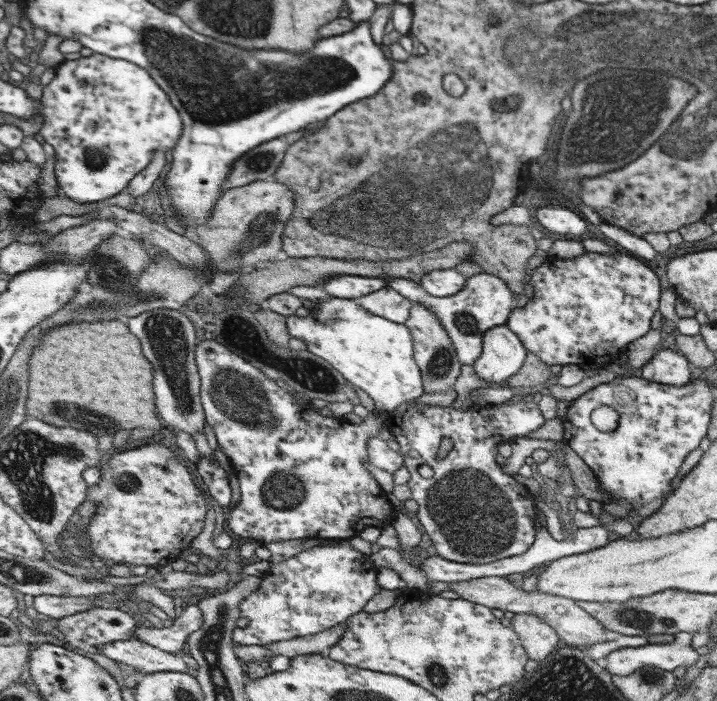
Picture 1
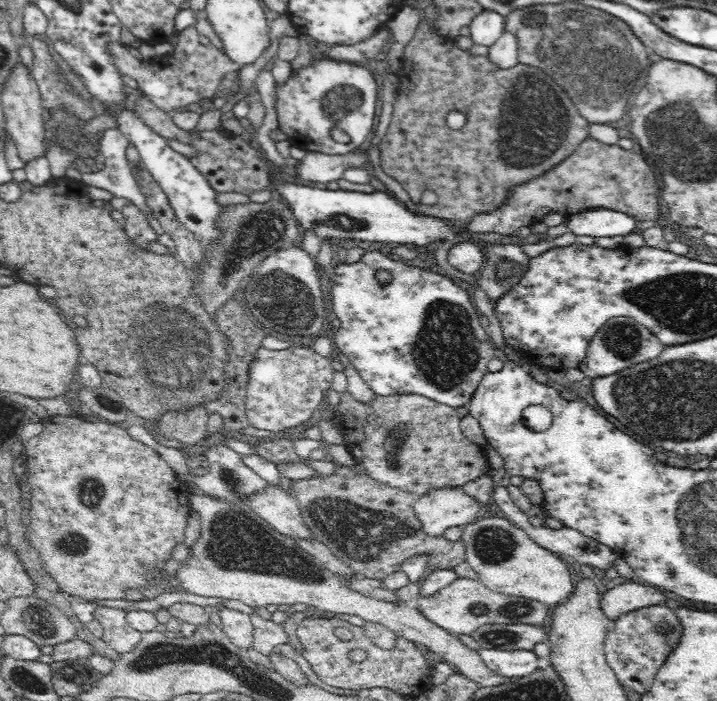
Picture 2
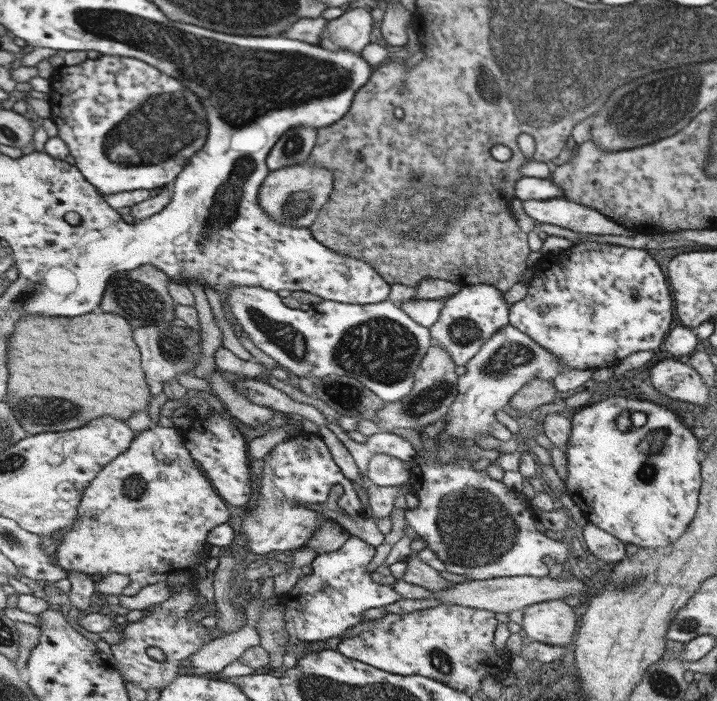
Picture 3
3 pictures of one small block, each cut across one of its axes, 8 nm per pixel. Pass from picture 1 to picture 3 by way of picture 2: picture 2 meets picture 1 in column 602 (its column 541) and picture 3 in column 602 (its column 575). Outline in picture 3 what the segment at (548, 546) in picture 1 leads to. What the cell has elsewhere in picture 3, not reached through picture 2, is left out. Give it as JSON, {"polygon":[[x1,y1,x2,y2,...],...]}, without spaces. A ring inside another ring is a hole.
{"polygon":[[588,522,583,528,582,536,588,549,598,559,618,563,627,557,625,544,612,534]]}

